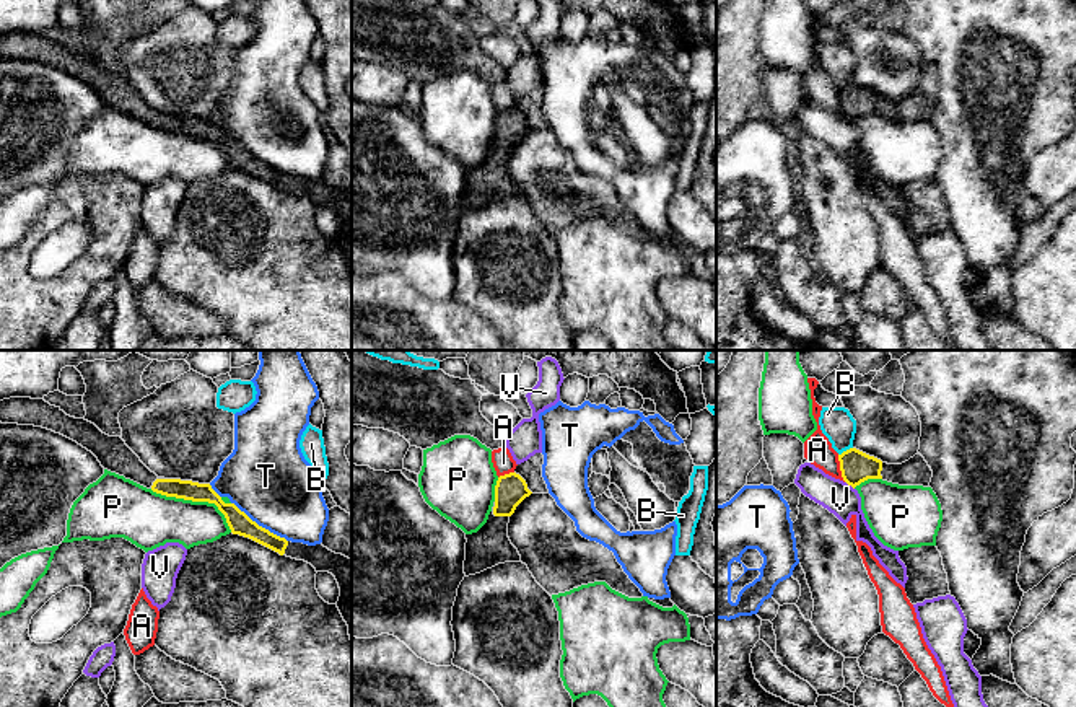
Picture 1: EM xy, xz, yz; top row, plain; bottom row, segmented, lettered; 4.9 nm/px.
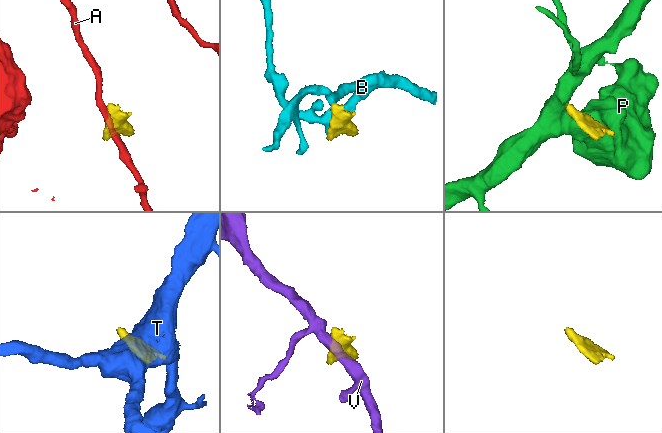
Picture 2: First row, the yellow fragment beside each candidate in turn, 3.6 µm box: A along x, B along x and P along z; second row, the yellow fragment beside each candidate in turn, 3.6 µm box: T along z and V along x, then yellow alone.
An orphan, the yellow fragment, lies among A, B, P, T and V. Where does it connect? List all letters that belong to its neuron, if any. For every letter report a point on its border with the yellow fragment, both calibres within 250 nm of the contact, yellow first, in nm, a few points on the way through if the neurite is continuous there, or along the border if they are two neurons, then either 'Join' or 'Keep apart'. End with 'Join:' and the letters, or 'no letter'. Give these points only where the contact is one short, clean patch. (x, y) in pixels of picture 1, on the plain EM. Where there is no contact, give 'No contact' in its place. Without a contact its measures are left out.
A: Touches yellow at yz (840, 103). Thickness 160 nm (yellow) against 140 nm. Boundary: yz (837, 90), (840, 111), (845, 116). Keep apart
B: Touches yellow at yz (847, 85). Thickness 160 nm (yellow) against 170 nm. Boundary: yz (852, 82), (839, 90). Keep apart
P: Touches yellow at xy (196, 136). Thickness 110 nm (yellow) against 280 nm. Keep apart
T: Touches yellow at xy (258, 160). Thickness 110 nm (yellow) against 420 nm. Keep apart
V: Touches yellow at yz (850, 119). Thickness 160 nm (yellow) against 160 nm. Boundary: yz (845, 116), (853, 124). Keep apart
Join: no letter

